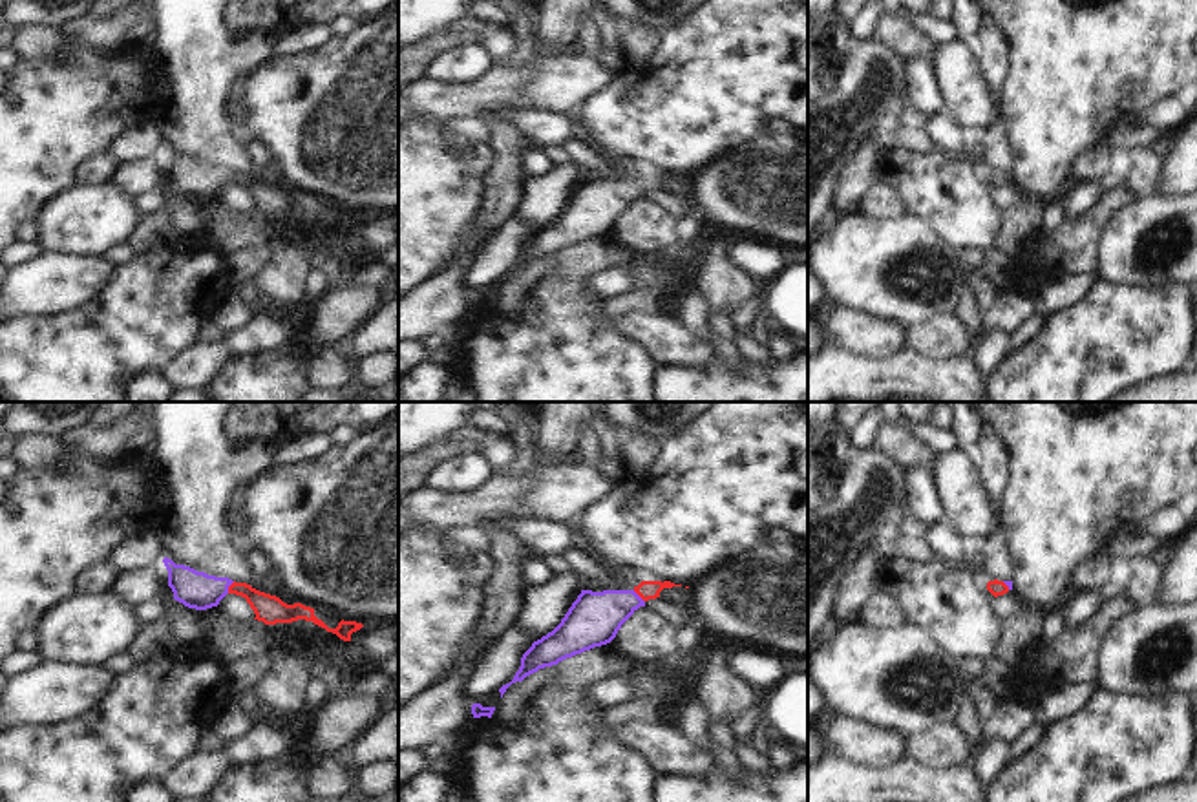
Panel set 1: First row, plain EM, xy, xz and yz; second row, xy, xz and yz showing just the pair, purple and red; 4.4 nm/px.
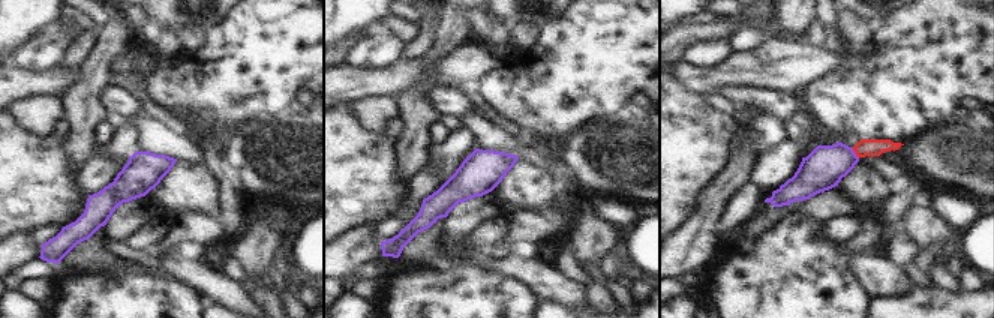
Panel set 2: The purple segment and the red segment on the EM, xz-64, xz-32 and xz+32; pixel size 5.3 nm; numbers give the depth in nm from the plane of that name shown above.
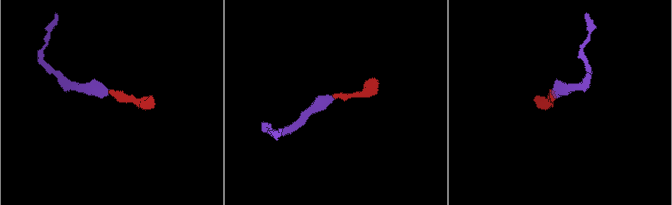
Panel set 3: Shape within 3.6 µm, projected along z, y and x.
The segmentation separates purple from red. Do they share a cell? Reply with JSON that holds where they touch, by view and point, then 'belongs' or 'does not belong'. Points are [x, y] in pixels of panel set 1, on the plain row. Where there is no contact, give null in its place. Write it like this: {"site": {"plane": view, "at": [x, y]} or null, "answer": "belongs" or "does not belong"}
{"site": {"plane": "xy", "at": [229, 176]}, "answer": "belongs"}

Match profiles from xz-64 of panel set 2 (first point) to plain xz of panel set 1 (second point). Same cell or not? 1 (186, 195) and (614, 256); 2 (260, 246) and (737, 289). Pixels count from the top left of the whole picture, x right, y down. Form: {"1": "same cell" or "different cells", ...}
{"1": "different cells", "2": "same cell"}

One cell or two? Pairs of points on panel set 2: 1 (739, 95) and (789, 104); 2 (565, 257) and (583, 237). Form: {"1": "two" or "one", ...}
{"1": "one", "2": "two"}

